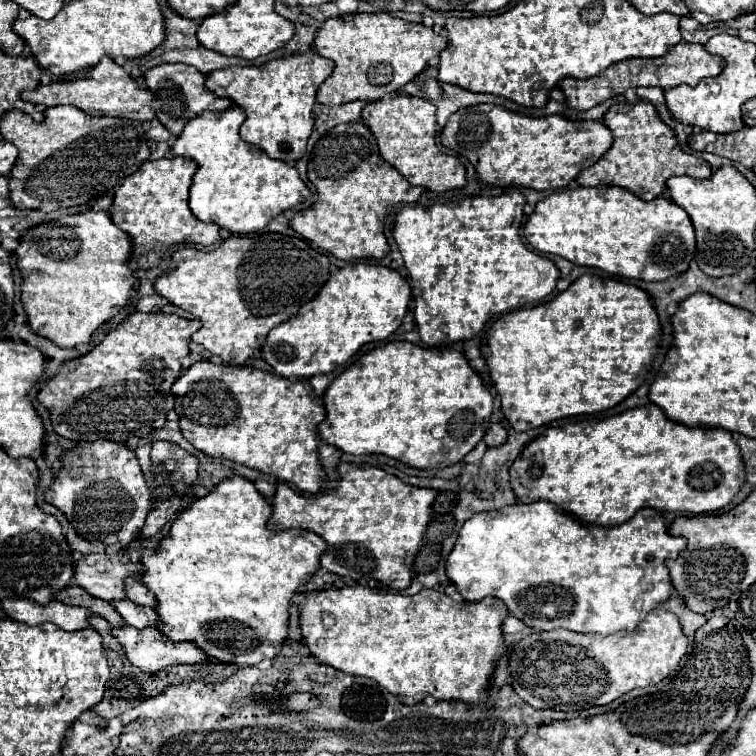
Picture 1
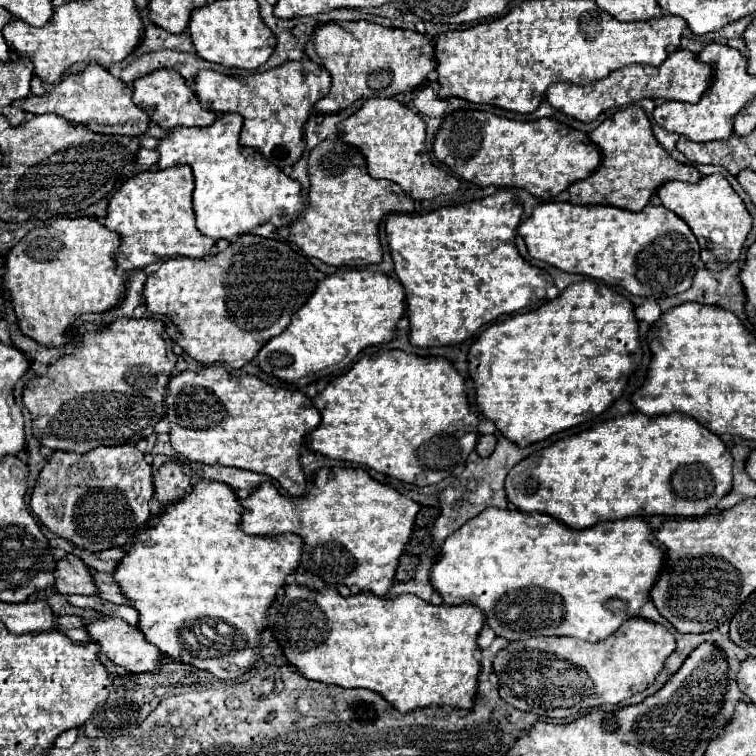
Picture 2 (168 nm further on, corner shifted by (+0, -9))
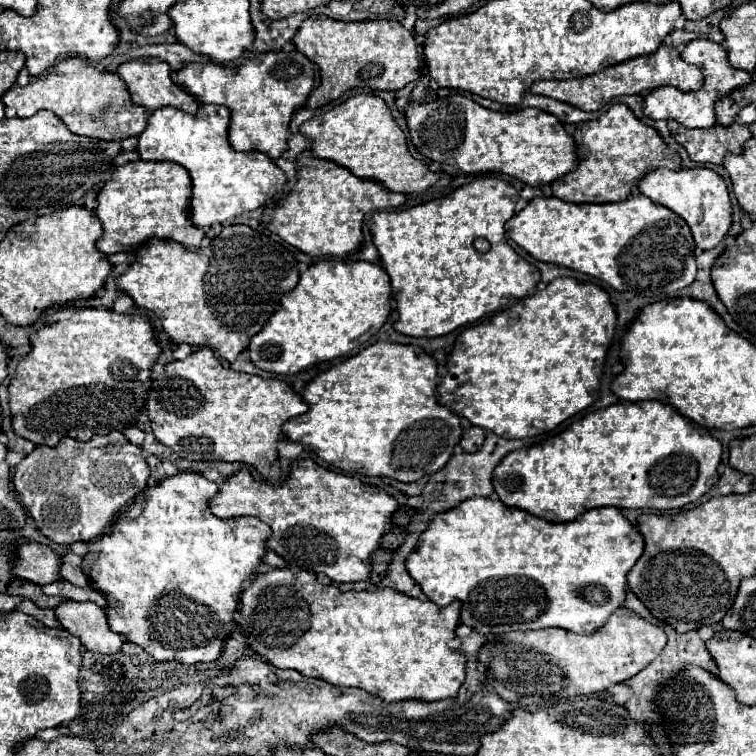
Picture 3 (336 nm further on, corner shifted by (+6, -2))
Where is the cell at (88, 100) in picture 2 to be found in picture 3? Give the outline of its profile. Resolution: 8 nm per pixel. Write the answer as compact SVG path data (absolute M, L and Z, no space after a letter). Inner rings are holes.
M67 57L59 61L45 77L29 83L27 87L13 85L3 103L13 107L19 117L29 117L41 109L49 109L69 127L69 131L95 139L125 139L141 135L147 127L147 111L141 105L133 105L123 79L117 73L99 71L81 57Z

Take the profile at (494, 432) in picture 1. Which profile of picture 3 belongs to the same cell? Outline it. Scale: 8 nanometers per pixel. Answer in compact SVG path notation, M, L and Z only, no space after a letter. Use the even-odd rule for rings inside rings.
M471 427L469 431L463 433L463 437L461 437L461 447L471 453L471 451L477 451L483 441L485 441L485 429Z

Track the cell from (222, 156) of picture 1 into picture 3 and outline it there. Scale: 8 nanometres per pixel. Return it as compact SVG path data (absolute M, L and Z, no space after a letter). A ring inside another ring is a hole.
M203 105L195 115L173 107L151 113L149 125L139 135L137 151L143 161L173 161L183 165L193 179L191 221L205 229L213 223L227 225L233 217L267 205L285 187L285 173L261 151L235 151L227 141L231 113L225 105Z

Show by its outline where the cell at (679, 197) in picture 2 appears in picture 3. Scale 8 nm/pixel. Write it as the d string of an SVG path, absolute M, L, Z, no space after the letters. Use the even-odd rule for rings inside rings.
M693 167L693 169L681 169L681 171L655 169L639 181L639 189L651 201L667 209L673 209L679 217L683 217L685 223L691 227L695 245L701 251L717 247L731 229L733 209L731 209L729 191L723 177L713 169L707 169L707 167Z

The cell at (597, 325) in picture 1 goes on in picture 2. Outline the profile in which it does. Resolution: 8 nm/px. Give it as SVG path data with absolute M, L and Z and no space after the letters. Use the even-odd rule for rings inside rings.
M581 280L581 282L575 282L575 284L569 284L555 300L547 300L543 302L537 310L533 312L525 312L525 314L515 314L511 318L505 318L505 320L499 320L495 324L491 324L489 328L485 328L479 338L471 344L469 348L469 356L467 356L467 362L469 362L469 378L473 380L473 386L475 386L475 402L477 406L481 408L483 416L487 420L491 420L497 430L511 442L515 442L517 446L527 446L527 444L535 444L535 442L541 442L545 438L549 438L551 434L555 432L561 432L561 430L567 430L567 428L573 428L581 422L587 422L595 416L599 416L601 412L605 412L625 390L625 384L627 384L627 378L631 374L631 354L635 354L639 350L639 334L637 334L637 318L633 314L633 304L617 294L615 290L611 290L609 286L605 284L597 284L597 282L591 282L591 280Z

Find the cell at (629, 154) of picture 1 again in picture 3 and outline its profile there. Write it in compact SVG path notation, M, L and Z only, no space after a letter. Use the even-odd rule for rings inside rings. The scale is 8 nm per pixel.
M623 103L613 105L599 119L577 123L573 131L573 139L577 143L579 165L575 171L551 183L553 195L563 201L571 201L571 203L623 201L637 191L639 181L651 169L659 169L659 167L681 169L681 157L677 153L669 157L661 155L659 133L653 127L641 123L633 115L633 111Z

